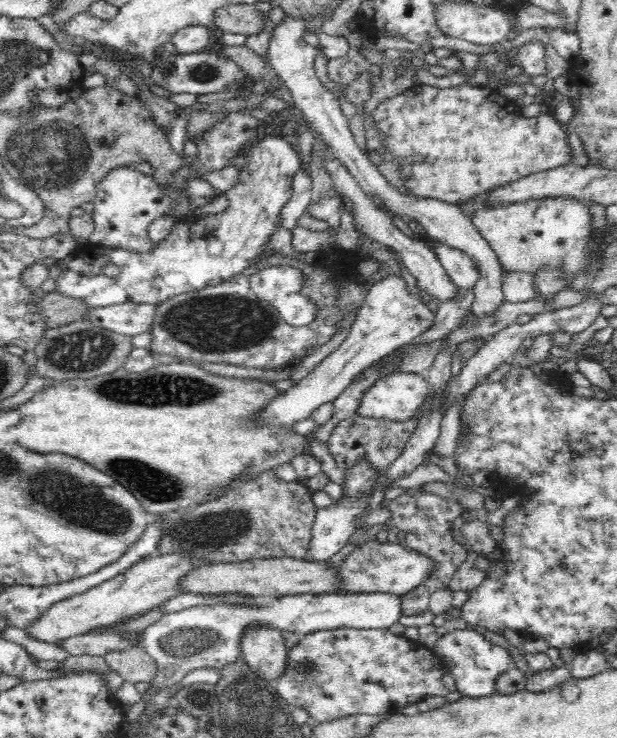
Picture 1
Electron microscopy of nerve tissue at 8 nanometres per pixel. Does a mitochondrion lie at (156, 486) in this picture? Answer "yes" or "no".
yes

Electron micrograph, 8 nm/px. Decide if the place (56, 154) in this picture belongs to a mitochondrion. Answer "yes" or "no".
yes

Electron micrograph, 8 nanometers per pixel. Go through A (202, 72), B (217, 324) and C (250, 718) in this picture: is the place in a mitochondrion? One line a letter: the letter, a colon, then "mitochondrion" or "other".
A: mitochondrion
B: mitochondrion
C: mitochondrion

